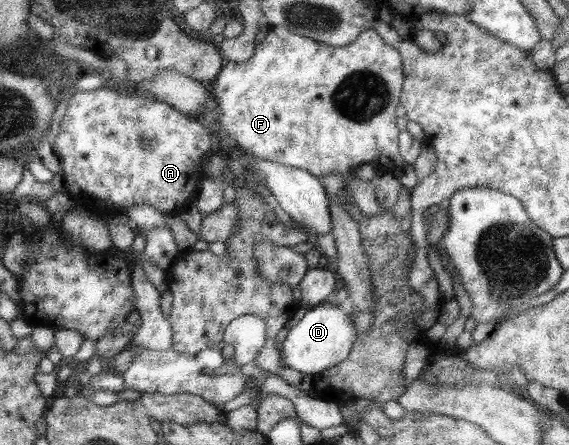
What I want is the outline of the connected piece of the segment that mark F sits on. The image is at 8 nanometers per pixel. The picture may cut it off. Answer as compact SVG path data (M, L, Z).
M272 26L267 30L266 37L256 42L255 49L247 61L243 63L225 61L225 63L222 64L218 77L211 83L213 87L213 97L211 100L219 115L214 126L219 127L219 133L221 133L221 135L227 135L229 139L233 139L233 141L235 141L235 148L247 154L247 156L257 160L267 160L279 165L306 170L307 173L317 179L323 177L323 175L329 175L329 173L332 172L345 175L347 172L353 172L353 170L365 164L372 165L376 173L391 174L398 179L405 168L408 167L407 164L403 163L401 157L399 157L399 153L397 153L399 130L395 126L396 116L394 114L395 107L400 105L399 94L402 90L401 86L403 81L401 64L399 52L395 48L387 46L373 28L363 30L347 45L328 46L319 43L317 40L313 41L308 37L295 35L287 31L284 27Z

